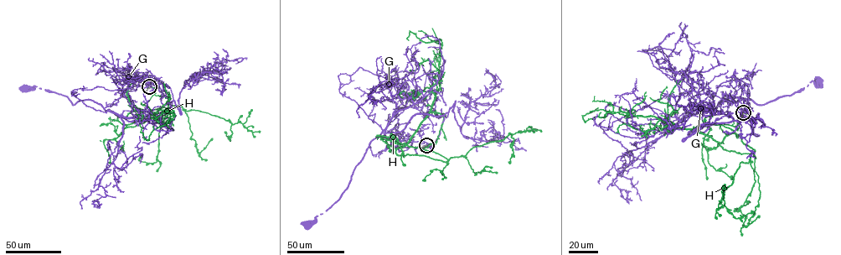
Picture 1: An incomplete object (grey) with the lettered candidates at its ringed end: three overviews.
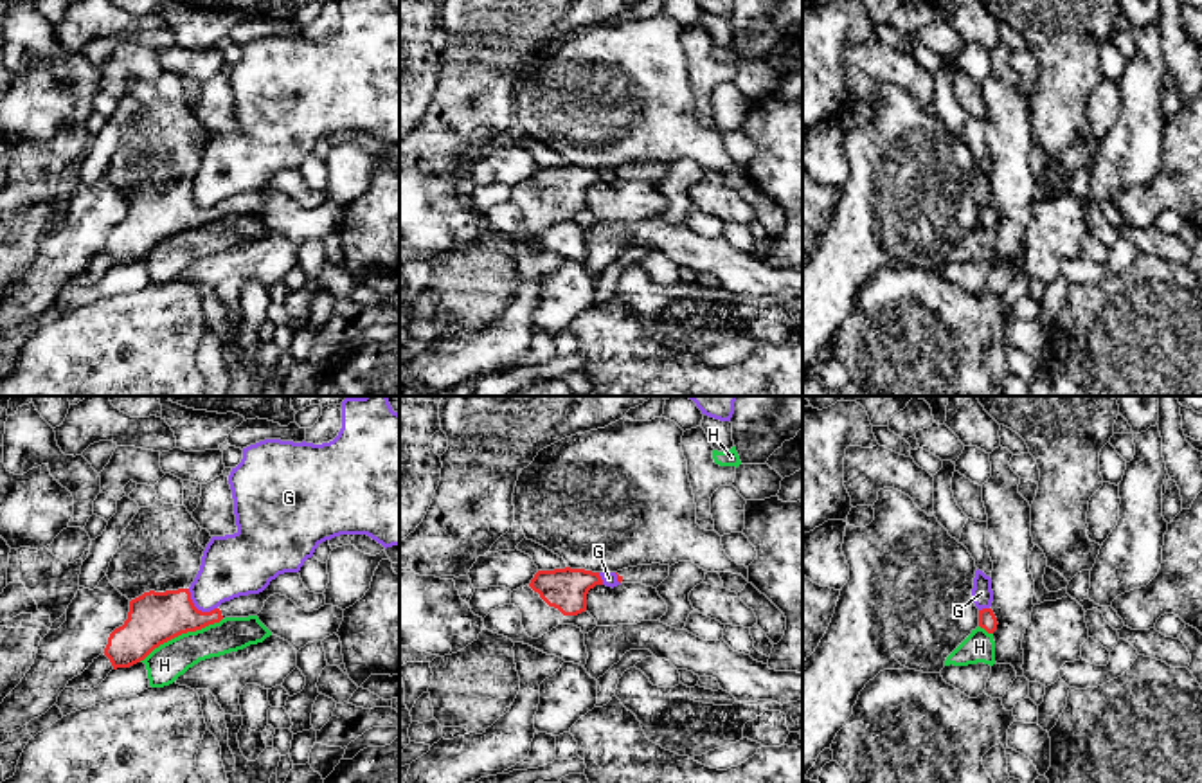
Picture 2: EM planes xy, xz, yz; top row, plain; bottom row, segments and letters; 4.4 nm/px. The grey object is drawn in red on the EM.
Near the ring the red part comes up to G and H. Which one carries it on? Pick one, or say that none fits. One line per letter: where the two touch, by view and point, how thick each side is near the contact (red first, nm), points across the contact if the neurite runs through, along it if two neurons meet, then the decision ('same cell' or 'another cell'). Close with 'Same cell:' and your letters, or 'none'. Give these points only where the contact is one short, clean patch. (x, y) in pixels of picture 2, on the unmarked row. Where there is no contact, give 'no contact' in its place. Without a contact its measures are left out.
G: xy (197, 206) | 240/280 nm | along xy (188, 186), (198, 206), (216, 206) | another cell
H: xy (180, 231) | 240/170 nm | along xy (222, 215), (161, 240), (139, 258) | another cell
Same cell: none

